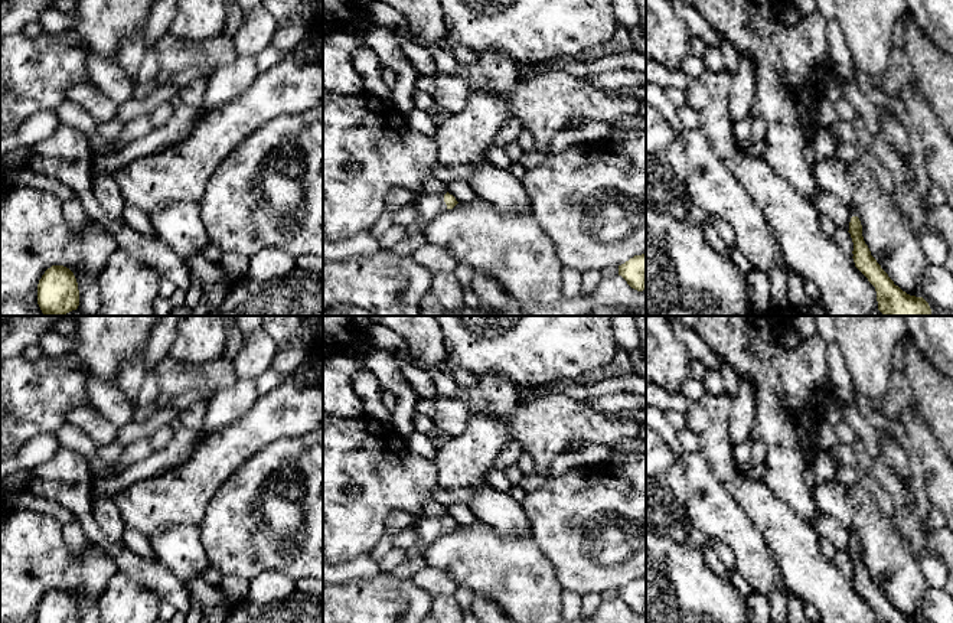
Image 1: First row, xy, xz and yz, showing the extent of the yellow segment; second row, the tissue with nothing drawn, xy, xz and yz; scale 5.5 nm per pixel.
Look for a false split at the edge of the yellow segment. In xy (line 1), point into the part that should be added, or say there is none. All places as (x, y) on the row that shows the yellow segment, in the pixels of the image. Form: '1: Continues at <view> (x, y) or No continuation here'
1: No continuation here

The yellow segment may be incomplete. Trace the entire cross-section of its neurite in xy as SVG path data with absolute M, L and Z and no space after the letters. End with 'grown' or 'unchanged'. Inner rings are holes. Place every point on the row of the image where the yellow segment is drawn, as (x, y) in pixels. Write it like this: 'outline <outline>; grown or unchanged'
outline M52 265L37 284L37 304L45 316L65 316L79 306L79 290L74 273L63 265Z; unchanged

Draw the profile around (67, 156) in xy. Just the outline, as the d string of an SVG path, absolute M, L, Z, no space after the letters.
M59 124L52 137L33 147L25 166L66 183L89 218L102 224L118 247L128 249L140 262L172 280L174 287L189 288L190 270L182 257L157 235L144 237L131 232L124 222L111 218L99 205L91 186L92 150L85 133Z

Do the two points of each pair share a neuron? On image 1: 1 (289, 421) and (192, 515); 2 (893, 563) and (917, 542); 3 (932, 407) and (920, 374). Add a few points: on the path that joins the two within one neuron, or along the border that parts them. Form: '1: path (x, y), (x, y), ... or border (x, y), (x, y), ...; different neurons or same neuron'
1: path (258, 427), (199, 485); same neuron
2: border (891, 518), (919, 563); different neurons
3: path (932, 398), (932, 390), (926, 382); same neuron

